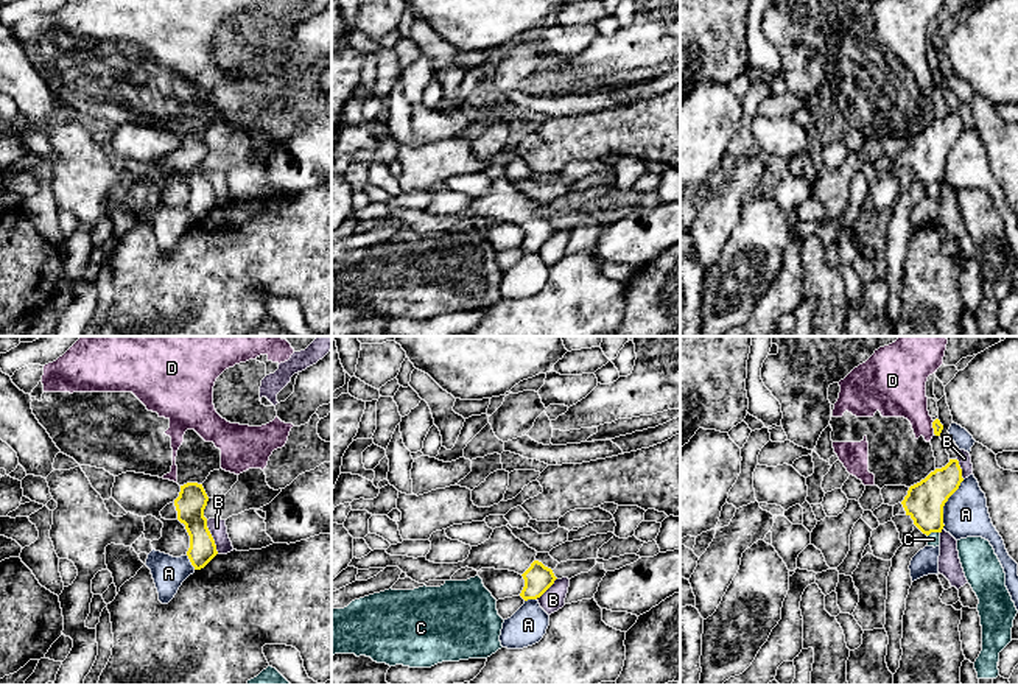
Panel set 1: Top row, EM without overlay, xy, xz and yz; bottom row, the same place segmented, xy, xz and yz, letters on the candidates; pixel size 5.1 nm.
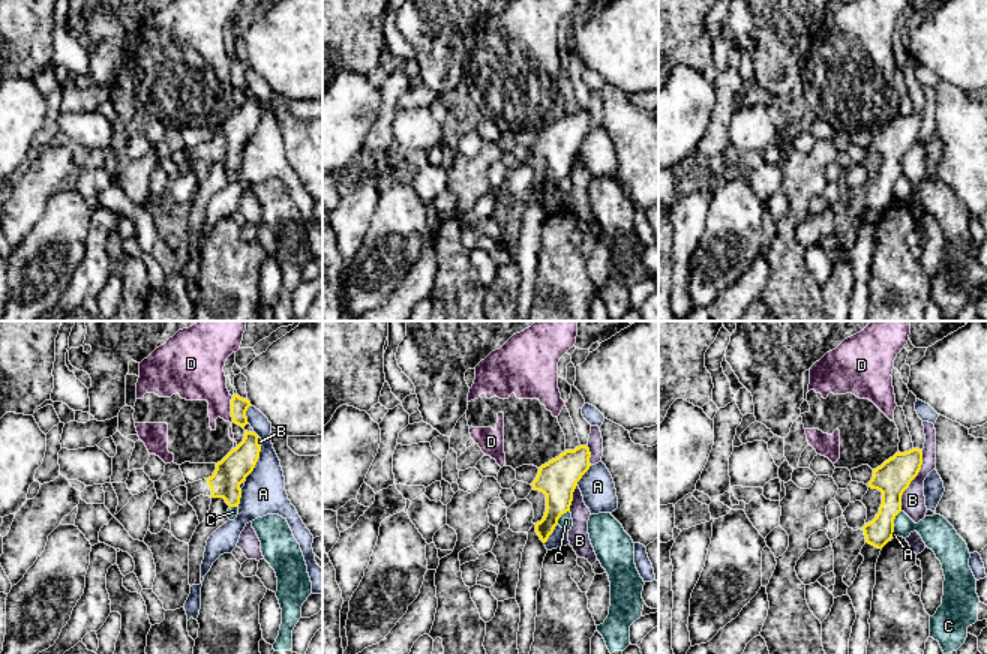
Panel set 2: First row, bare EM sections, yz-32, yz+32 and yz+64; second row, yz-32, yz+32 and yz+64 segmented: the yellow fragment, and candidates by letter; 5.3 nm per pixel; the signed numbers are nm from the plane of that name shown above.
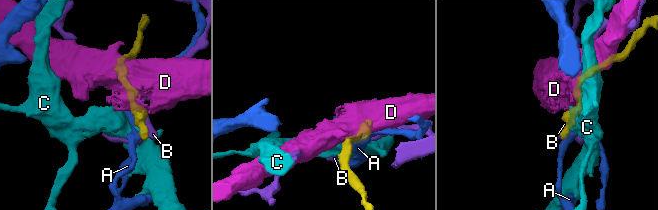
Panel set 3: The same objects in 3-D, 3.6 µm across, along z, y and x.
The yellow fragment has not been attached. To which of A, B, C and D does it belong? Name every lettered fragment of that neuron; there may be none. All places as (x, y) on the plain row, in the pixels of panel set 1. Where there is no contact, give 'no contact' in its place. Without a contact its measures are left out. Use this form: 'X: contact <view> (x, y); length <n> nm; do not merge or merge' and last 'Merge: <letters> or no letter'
A: contact yz (944, 156); length 280 nm; do not merge
B: contact xy (212, 189); length 190 nm; do not merge
C: contact yz (933, 182); length 70 nm; do not merge
D: contact yz (933, 78); length 70 nm; do not merge
Merge: no letter

